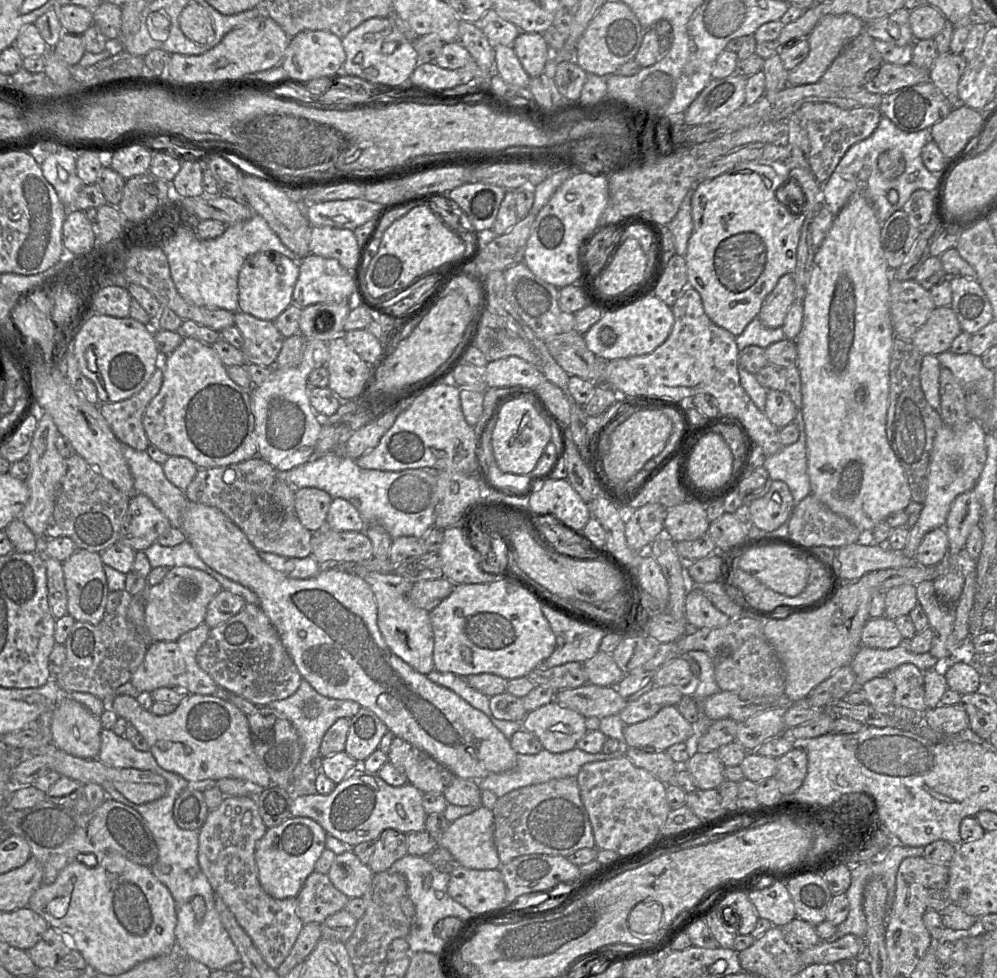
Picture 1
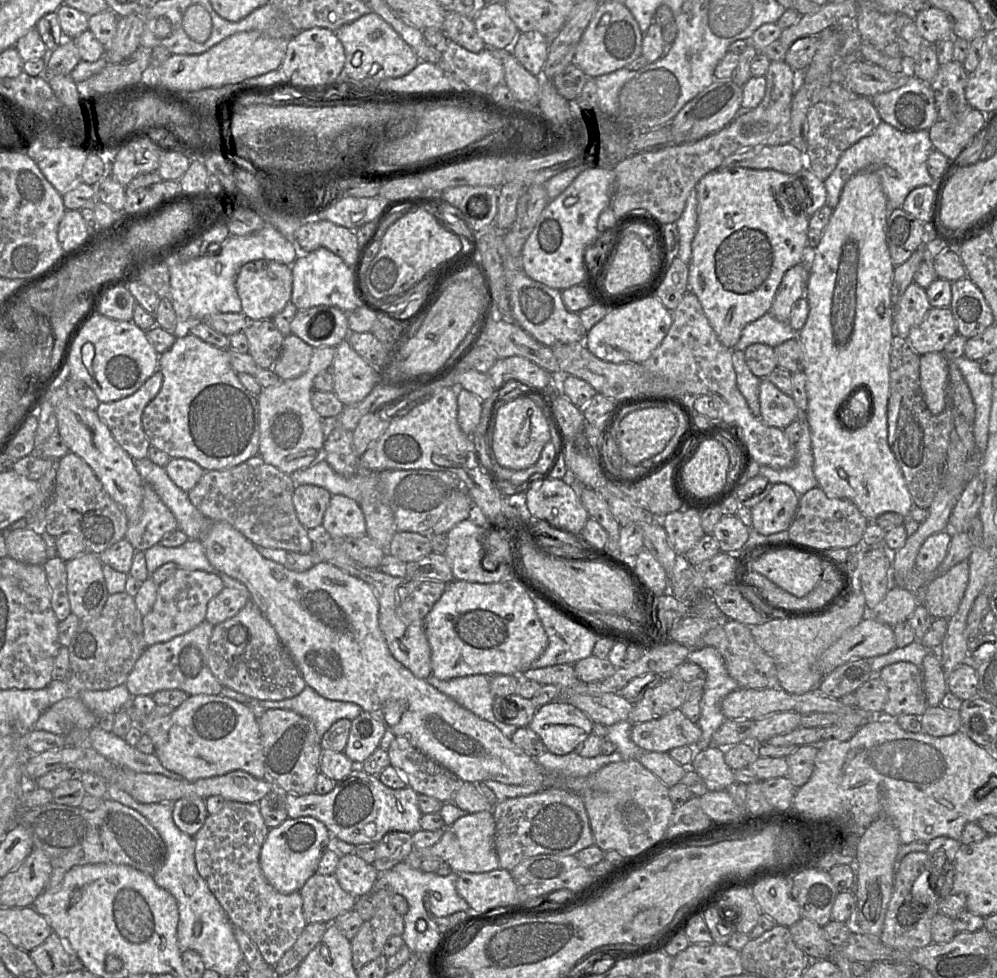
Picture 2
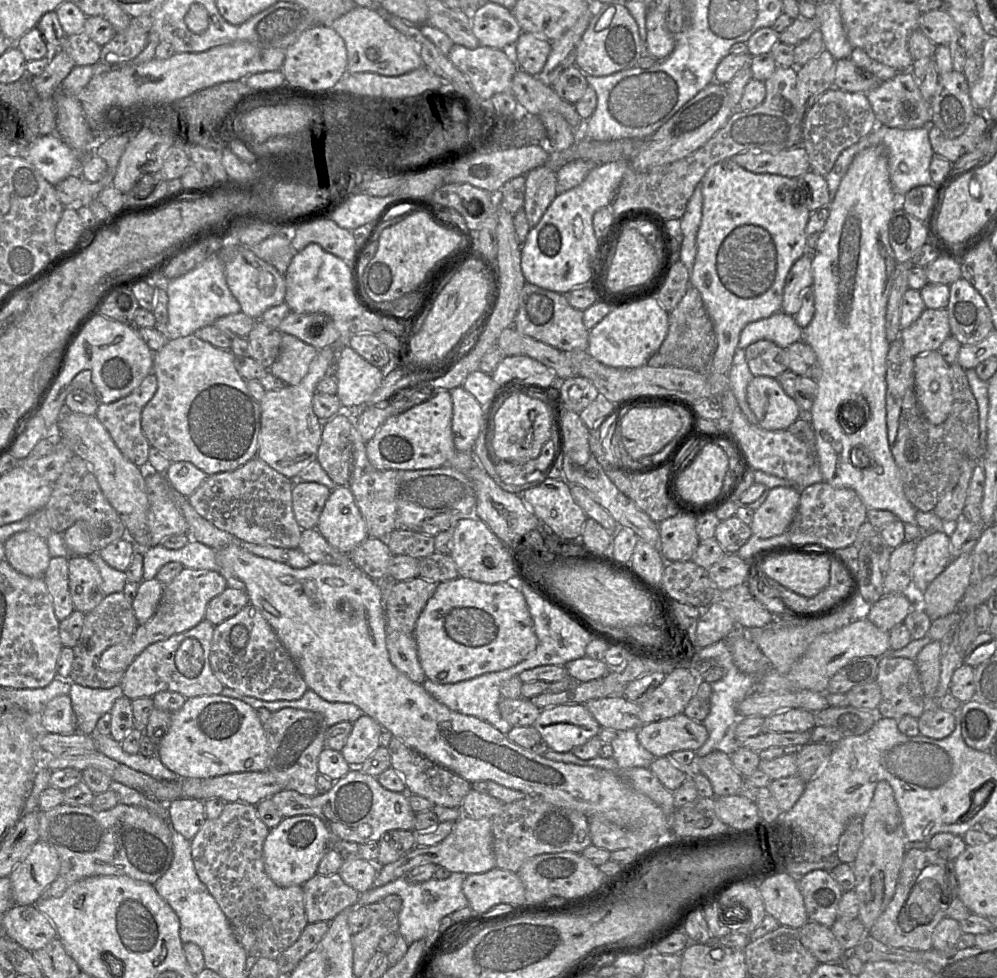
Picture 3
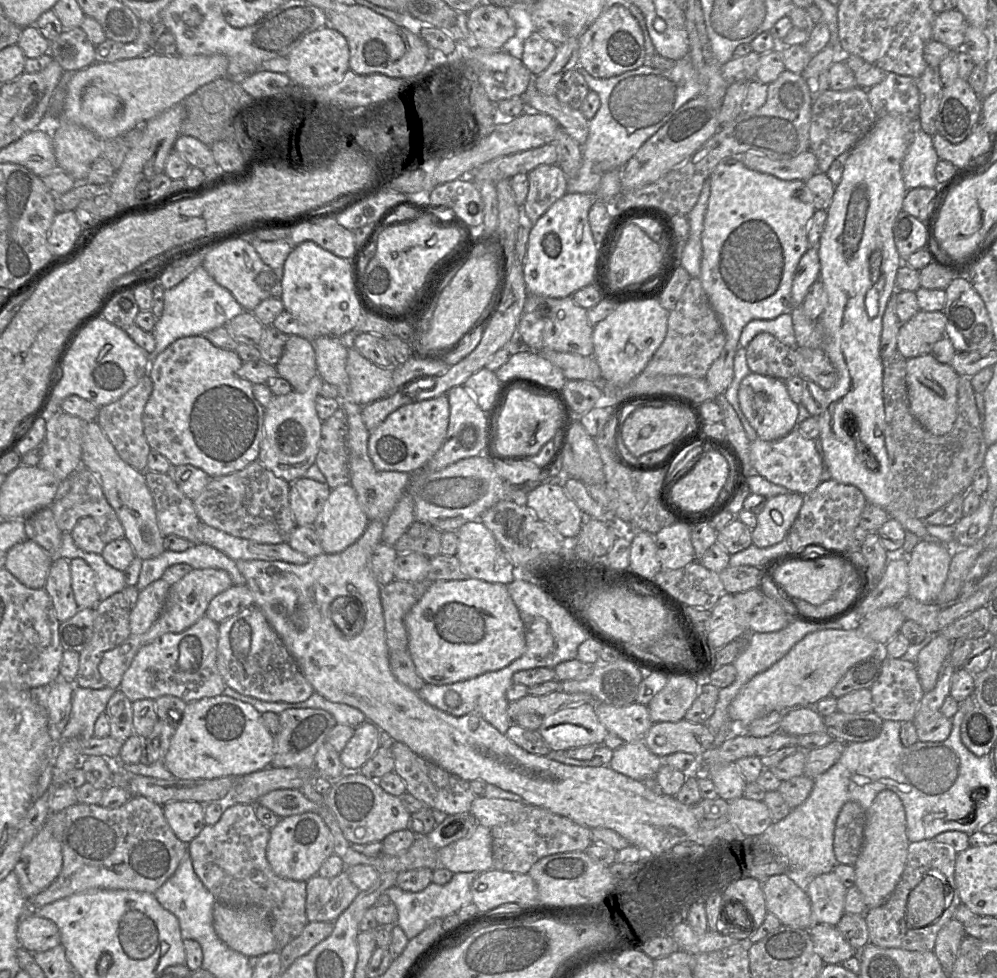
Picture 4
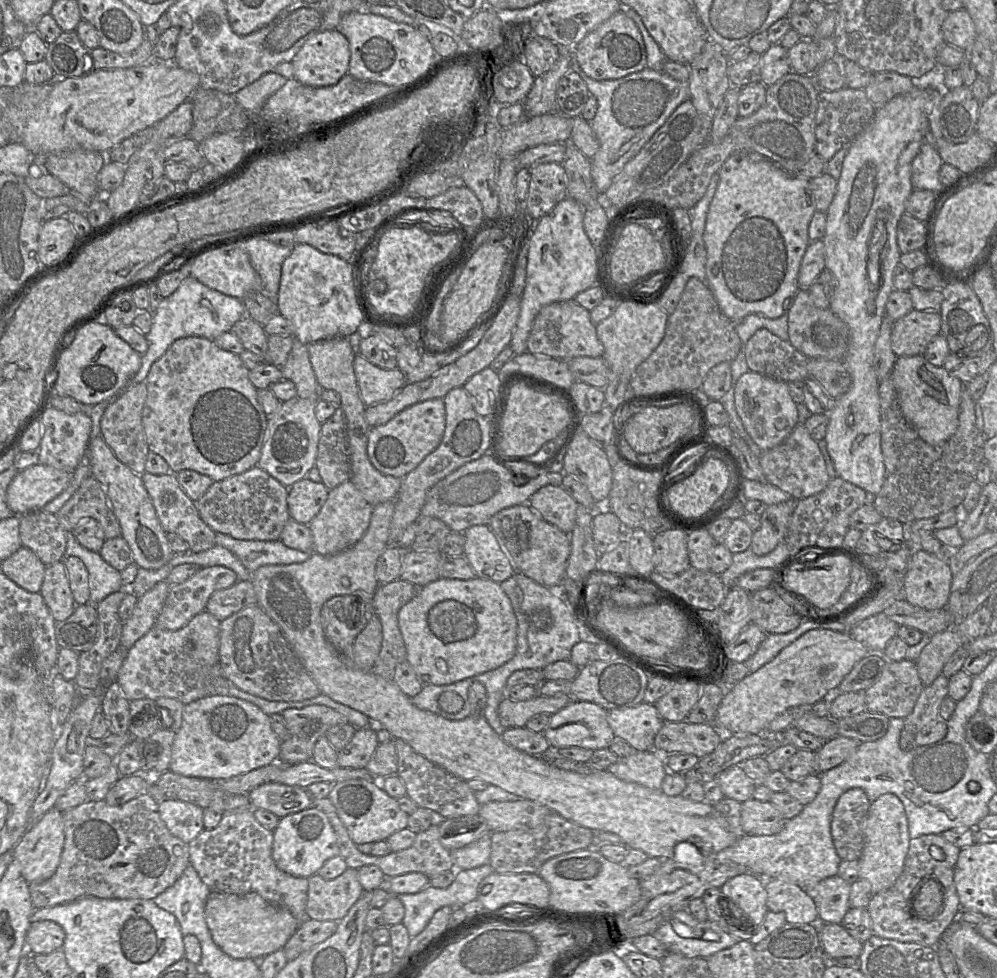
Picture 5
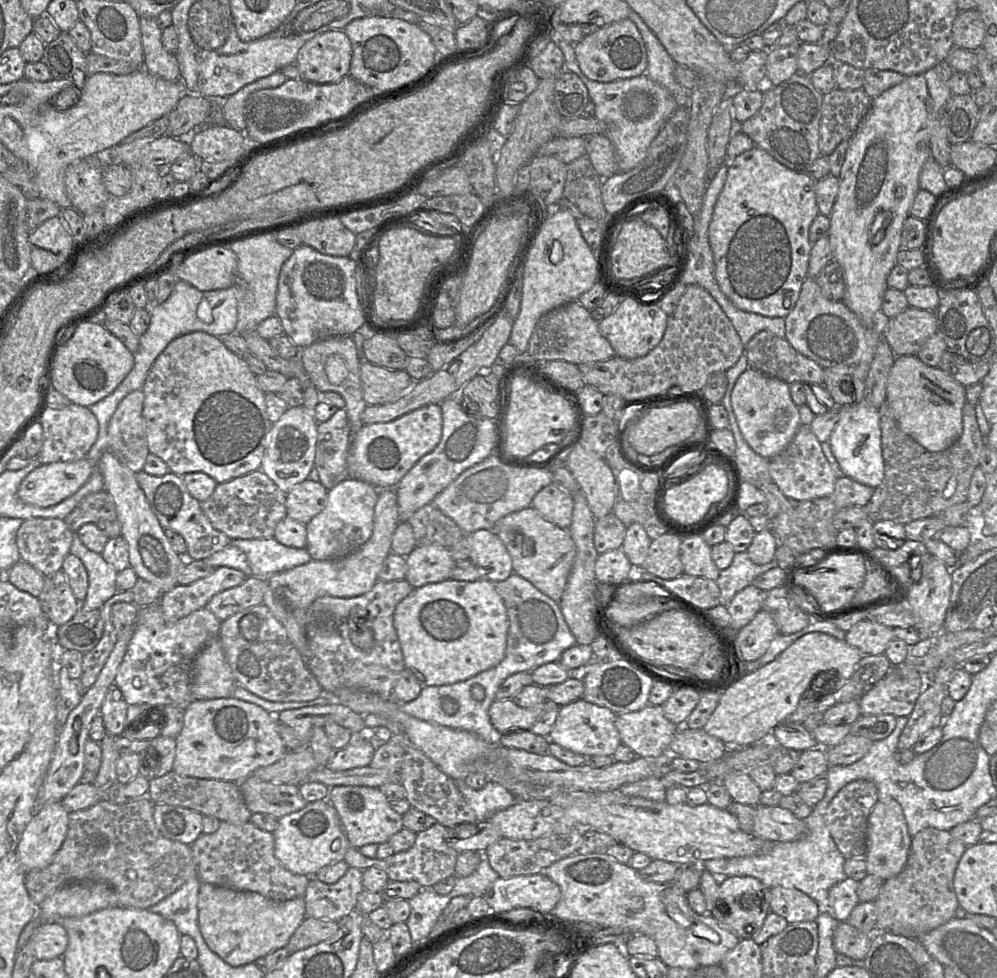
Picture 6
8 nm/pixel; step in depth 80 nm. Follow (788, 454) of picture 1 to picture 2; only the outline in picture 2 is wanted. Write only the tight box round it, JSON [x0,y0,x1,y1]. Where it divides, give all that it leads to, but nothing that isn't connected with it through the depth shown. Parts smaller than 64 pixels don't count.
[759,409,818,496]

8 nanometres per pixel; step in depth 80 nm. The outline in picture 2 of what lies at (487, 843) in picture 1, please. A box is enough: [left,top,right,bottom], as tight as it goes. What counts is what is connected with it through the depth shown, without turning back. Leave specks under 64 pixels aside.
[403,811,499,873]

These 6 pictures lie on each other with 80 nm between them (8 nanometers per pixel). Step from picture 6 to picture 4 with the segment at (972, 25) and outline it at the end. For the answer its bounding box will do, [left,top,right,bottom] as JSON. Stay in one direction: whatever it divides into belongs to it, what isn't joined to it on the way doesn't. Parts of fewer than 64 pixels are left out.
[932,9,968,51]

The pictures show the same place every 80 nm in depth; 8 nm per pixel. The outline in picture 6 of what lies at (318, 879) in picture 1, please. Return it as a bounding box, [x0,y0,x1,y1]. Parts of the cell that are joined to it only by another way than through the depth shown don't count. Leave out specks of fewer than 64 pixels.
[304,867,363,922]

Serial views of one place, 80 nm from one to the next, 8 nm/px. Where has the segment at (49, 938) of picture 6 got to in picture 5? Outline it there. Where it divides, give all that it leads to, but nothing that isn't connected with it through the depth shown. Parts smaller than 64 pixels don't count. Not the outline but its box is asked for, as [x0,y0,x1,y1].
[26,920,65,954]

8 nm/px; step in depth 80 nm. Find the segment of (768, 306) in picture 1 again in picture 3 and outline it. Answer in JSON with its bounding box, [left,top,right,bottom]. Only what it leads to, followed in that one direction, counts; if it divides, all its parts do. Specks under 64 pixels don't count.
[782,251,813,315]

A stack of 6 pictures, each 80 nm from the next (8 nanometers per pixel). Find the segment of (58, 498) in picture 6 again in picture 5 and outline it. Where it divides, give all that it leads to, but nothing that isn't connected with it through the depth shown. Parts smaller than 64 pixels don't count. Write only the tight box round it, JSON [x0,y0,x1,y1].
[6,464,71,516]

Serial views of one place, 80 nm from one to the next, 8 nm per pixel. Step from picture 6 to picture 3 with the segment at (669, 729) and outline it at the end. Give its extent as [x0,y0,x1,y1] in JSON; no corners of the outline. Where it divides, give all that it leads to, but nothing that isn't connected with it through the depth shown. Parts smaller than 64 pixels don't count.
[585,696,642,731]

